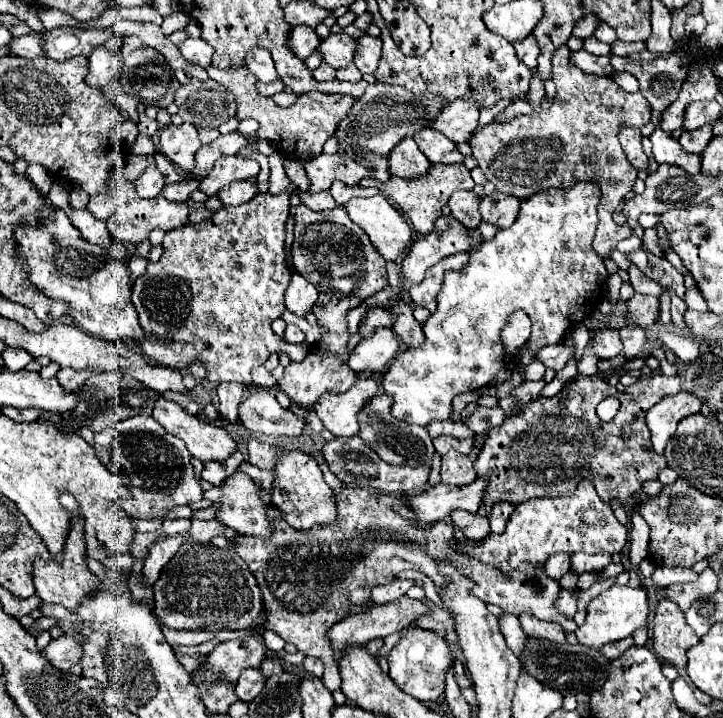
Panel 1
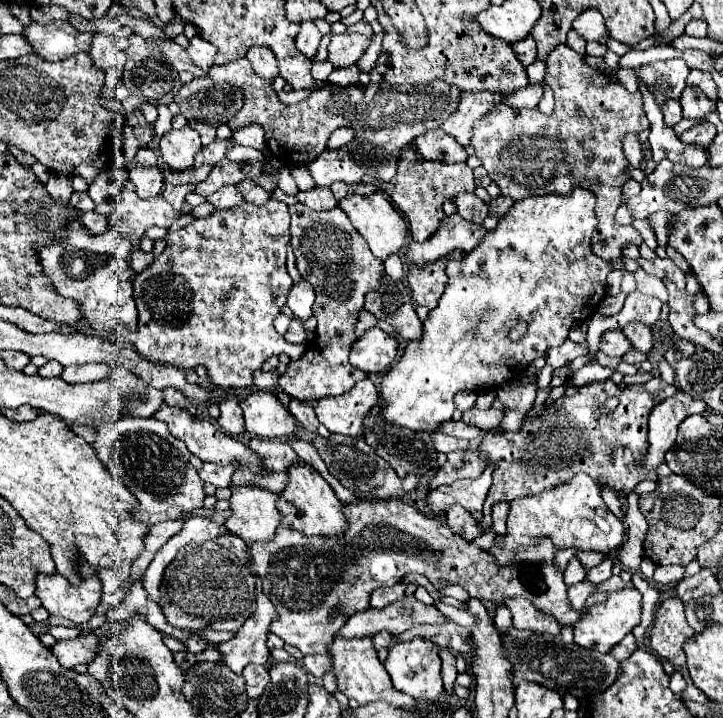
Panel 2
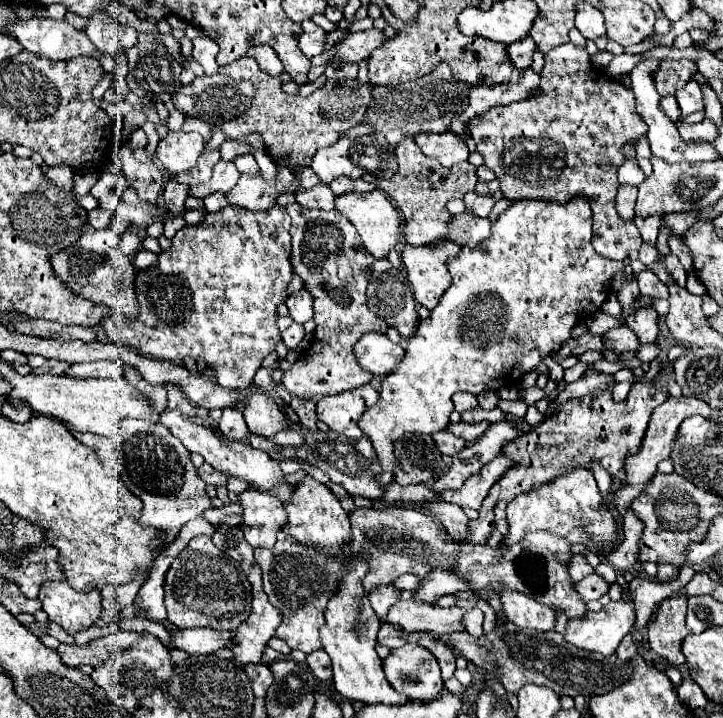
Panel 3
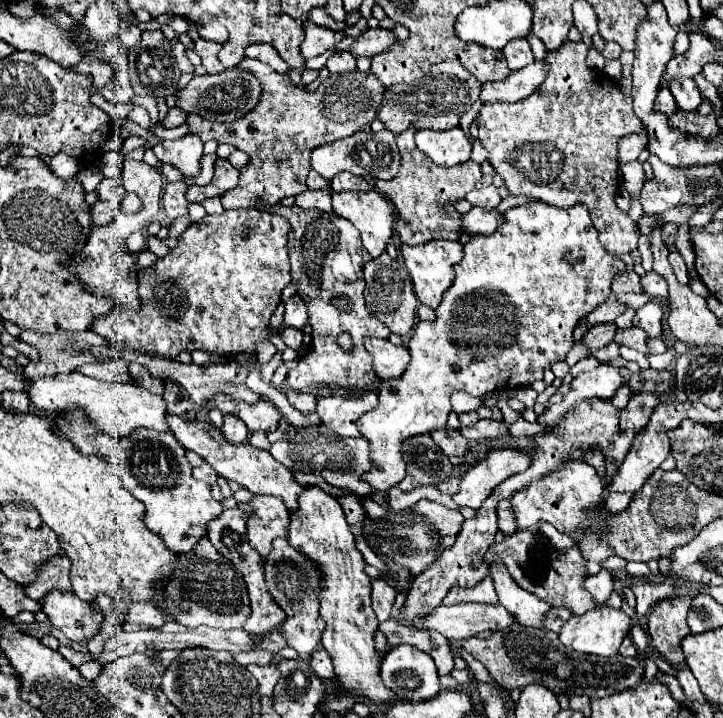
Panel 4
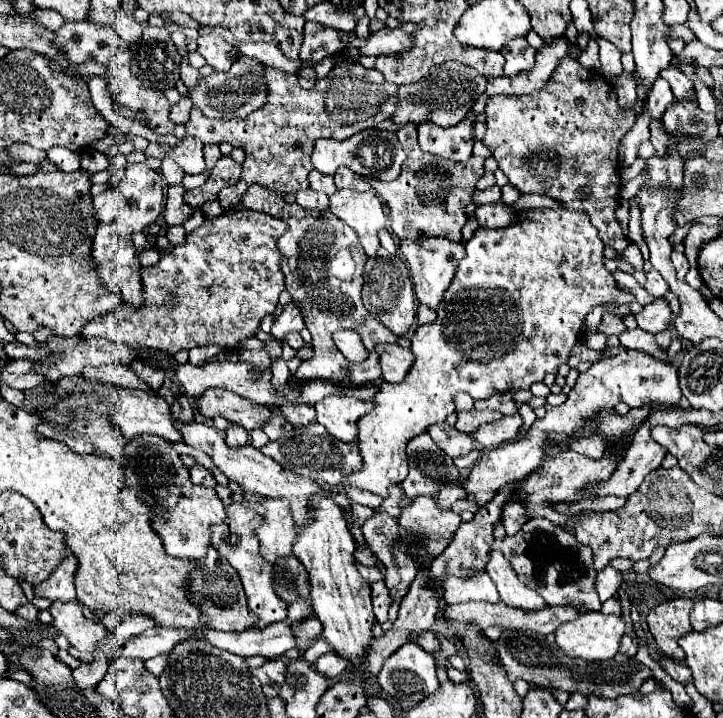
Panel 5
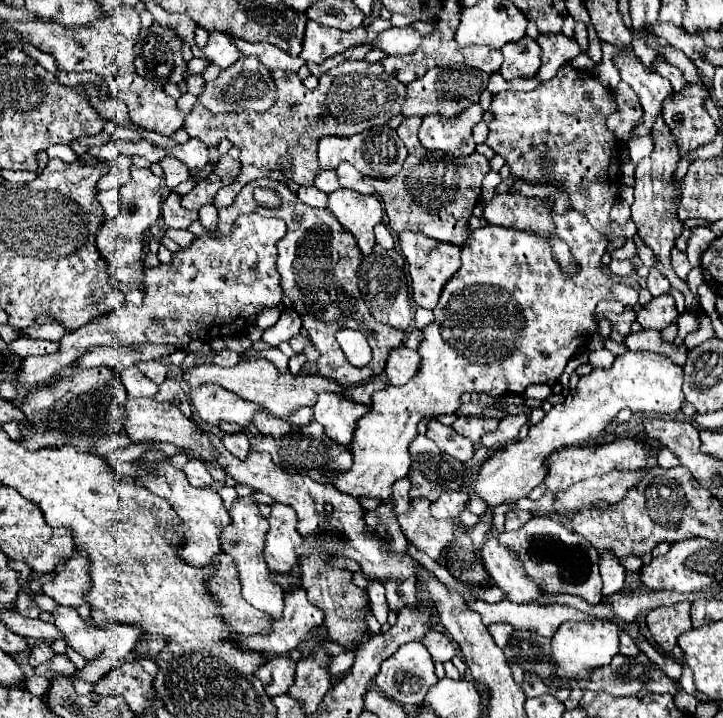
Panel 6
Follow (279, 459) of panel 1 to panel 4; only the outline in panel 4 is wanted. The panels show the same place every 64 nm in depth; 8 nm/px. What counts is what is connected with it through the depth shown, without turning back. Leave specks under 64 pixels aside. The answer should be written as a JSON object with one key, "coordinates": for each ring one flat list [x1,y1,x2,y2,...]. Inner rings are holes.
{"coordinates":[[306,486,298,498,298,510,290,516,288,542,316,560,324,574,324,592,320,592,320,616,326,622,322,646,334,660,340,688,348,692,348,696,362,696,372,702,396,700,396,694,380,680,380,656,374,648,378,620,370,608,370,578,364,572,366,562,356,548,354,534,338,500,318,486]]}

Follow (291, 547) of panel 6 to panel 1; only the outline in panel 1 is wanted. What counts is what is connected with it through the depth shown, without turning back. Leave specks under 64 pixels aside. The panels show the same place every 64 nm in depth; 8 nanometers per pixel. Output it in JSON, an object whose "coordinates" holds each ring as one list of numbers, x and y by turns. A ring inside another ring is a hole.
{"coordinates":[[236,470,220,484,222,498,216,510,216,520,244,536,270,536,272,528,266,518,268,506,260,500,256,484]]}

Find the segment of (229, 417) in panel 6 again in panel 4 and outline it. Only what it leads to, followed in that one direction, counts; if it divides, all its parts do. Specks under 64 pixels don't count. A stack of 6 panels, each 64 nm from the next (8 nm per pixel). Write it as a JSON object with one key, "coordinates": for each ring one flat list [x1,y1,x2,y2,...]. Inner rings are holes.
{"coordinates":[[216,394,214,404,206,404,206,408,208,410,218,408,224,414,230,412,240,416,250,432,274,432,282,420,282,414,268,398,262,398,256,404,246,404,246,402,234,402,230,396,224,394]]}

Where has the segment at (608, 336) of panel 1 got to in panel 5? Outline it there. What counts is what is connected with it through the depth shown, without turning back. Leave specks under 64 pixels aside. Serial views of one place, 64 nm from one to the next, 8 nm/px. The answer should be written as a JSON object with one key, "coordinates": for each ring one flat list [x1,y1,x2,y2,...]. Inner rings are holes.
{"coordinates":[[636,328,636,330,624,330,618,338,620,338,620,344,622,344,624,348,648,352,650,356,656,356,656,358,660,358,660,360,666,358,666,352,656,346,654,336,652,336,650,332,644,332,644,330,640,330,640,328]]}

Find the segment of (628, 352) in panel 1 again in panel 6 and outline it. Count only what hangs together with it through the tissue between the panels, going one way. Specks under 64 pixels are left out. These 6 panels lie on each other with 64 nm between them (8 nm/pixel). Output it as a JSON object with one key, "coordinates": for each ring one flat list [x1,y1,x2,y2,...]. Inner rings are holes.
{"coordinates":[[670,294,652,298,646,306,642,306,642,310,636,316,640,326,650,328,650,330,664,330,676,318,678,318,678,312,674,306,674,298]]}

